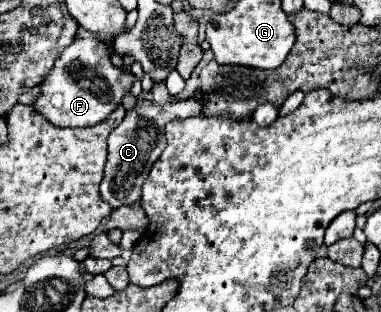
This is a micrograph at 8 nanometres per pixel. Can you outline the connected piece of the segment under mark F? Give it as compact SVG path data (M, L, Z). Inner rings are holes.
M74 39L54 61L54 67L40 83L40 97L32 109L56 127L92 127L108 119L108 115L122 105L124 95L130 91L134 77L116 69L100 39Z

